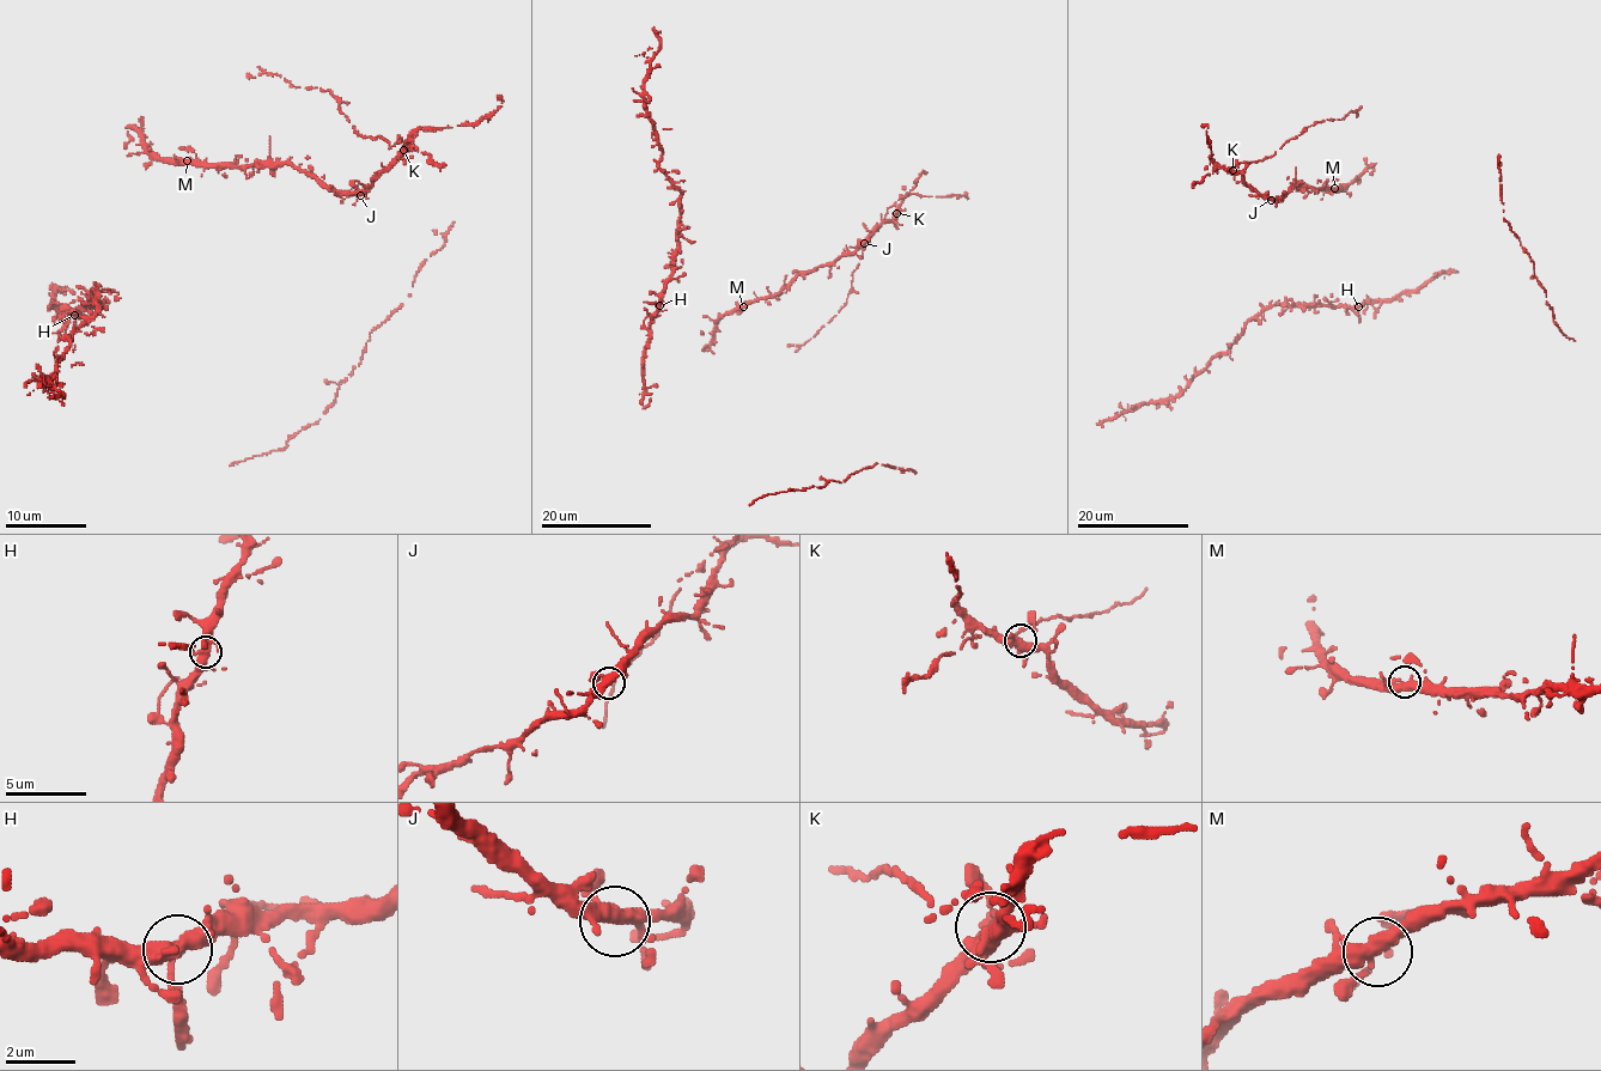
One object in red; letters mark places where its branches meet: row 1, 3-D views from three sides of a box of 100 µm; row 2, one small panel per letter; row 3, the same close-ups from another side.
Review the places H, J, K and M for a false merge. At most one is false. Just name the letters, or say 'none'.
none

